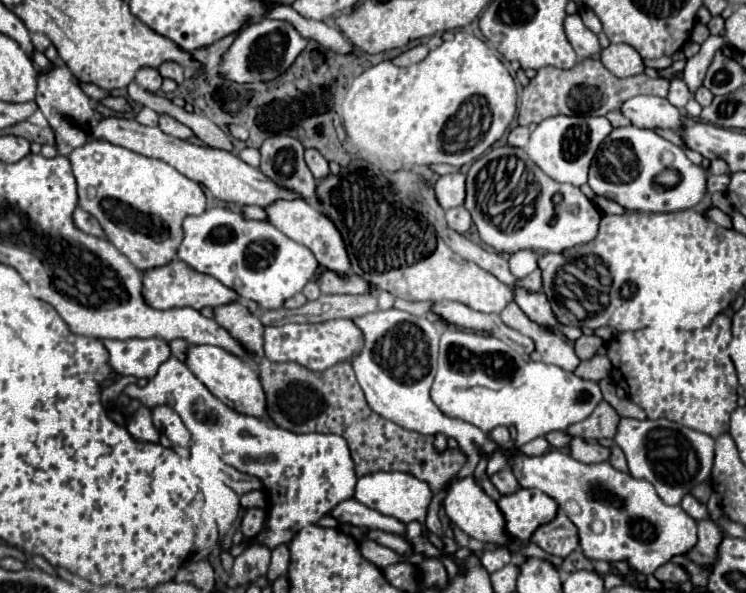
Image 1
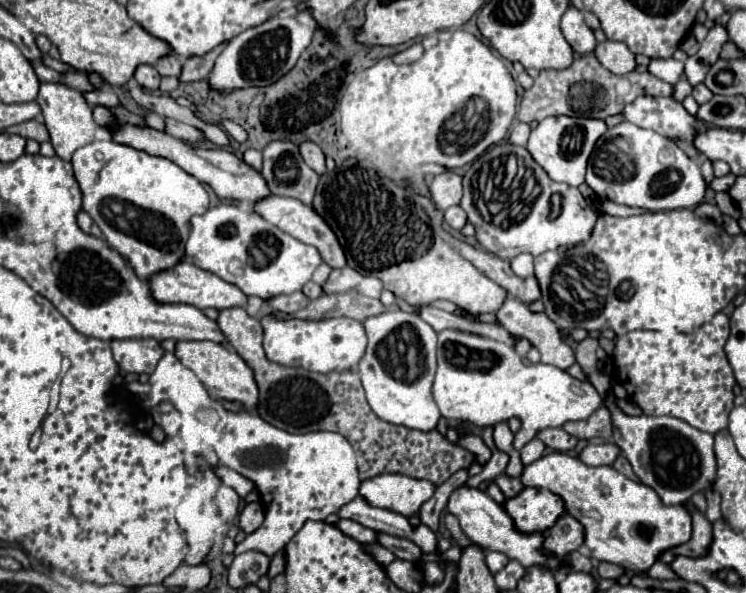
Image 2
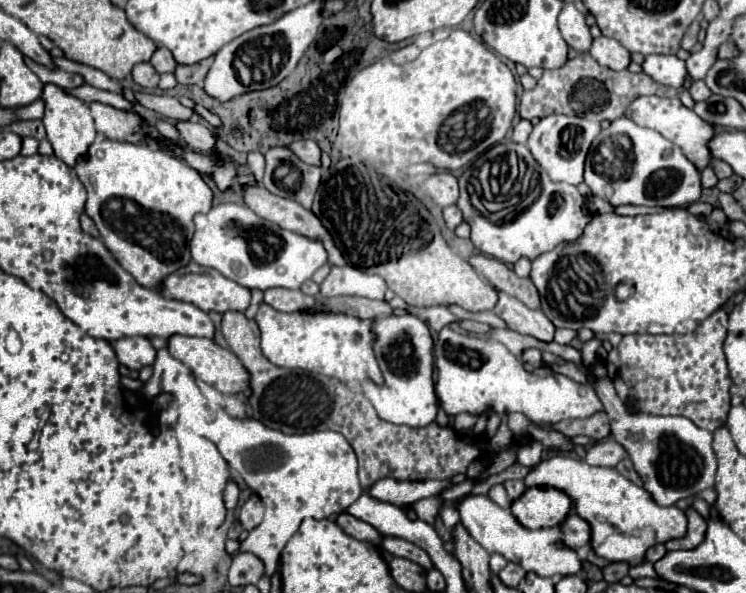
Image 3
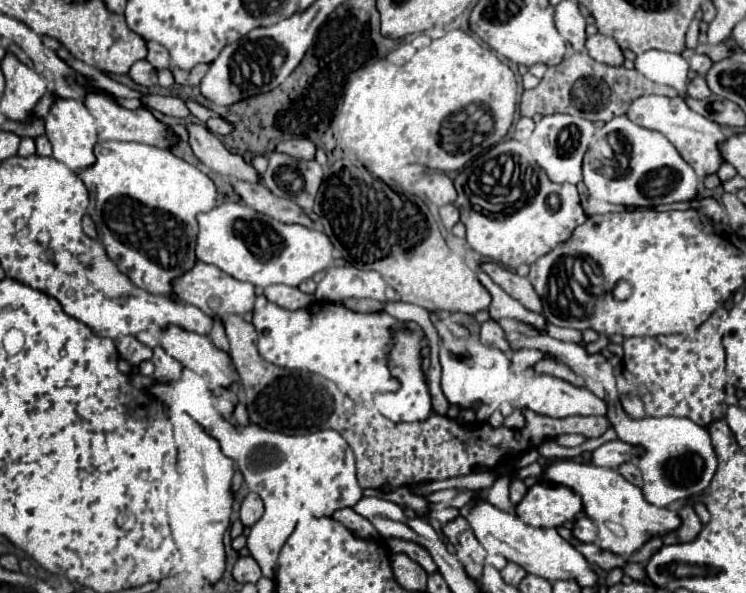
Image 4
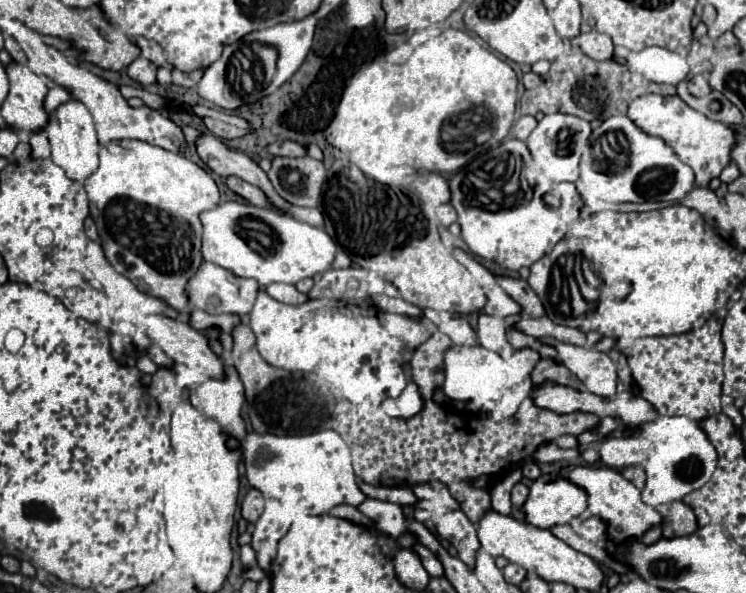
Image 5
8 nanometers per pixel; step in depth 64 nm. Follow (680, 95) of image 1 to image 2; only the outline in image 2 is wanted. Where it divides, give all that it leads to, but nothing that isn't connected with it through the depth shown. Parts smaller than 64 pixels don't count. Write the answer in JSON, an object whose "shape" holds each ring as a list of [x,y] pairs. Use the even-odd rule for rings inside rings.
{"shape":[[[682,78],[682,80],[678,80],[676,84],[674,84],[674,92],[672,92],[672,98],[676,100],[676,102],[682,102],[686,96],[690,96],[692,94],[692,86]]]}

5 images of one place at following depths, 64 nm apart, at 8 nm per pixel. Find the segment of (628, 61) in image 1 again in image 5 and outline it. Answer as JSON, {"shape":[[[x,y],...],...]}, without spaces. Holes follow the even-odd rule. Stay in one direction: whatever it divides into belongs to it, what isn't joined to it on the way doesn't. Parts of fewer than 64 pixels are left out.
{"shape":[[[600,32],[580,34],[576,38],[576,44],[592,60],[612,60],[614,58],[614,44],[612,44],[610,36],[606,36],[606,34],[600,34]]]}

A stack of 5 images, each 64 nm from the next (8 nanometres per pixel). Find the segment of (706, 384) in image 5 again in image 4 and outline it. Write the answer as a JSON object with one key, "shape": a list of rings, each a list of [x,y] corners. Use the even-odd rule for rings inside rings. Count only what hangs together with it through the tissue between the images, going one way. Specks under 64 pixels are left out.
{"shape":[[[718,308],[694,336],[644,336],[626,338],[624,348],[624,376],[632,380],[634,396],[638,396],[650,416],[684,416],[698,426],[710,426],[726,416],[726,364],[722,348],[722,322],[726,310]]]}

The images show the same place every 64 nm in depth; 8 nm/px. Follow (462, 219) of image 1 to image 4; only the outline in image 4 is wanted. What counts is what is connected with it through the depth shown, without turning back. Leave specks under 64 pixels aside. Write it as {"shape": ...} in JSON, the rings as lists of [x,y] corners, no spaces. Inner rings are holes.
{"shape":[[[454,204],[442,206],[442,208],[440,208],[440,218],[442,218],[442,224],[444,224],[448,230],[452,230],[454,224],[460,222],[460,214],[458,214],[458,210],[456,210]]]}

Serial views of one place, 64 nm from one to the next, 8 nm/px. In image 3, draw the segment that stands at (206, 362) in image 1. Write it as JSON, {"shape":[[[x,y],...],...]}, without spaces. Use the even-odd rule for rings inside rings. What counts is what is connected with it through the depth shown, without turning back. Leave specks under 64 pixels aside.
{"shape":[[[172,336],[168,342],[168,352],[174,358],[178,358],[180,362],[184,362],[194,372],[194,376],[198,376],[202,382],[210,384],[220,394],[244,394],[246,398],[252,394],[248,370],[240,364],[240,360],[236,358],[236,354],[232,350],[218,346],[214,340],[190,338],[190,336]]]}

